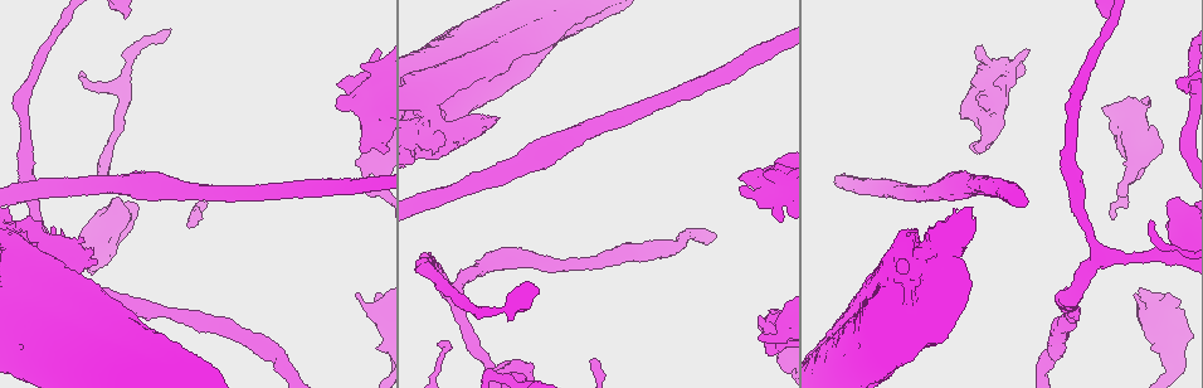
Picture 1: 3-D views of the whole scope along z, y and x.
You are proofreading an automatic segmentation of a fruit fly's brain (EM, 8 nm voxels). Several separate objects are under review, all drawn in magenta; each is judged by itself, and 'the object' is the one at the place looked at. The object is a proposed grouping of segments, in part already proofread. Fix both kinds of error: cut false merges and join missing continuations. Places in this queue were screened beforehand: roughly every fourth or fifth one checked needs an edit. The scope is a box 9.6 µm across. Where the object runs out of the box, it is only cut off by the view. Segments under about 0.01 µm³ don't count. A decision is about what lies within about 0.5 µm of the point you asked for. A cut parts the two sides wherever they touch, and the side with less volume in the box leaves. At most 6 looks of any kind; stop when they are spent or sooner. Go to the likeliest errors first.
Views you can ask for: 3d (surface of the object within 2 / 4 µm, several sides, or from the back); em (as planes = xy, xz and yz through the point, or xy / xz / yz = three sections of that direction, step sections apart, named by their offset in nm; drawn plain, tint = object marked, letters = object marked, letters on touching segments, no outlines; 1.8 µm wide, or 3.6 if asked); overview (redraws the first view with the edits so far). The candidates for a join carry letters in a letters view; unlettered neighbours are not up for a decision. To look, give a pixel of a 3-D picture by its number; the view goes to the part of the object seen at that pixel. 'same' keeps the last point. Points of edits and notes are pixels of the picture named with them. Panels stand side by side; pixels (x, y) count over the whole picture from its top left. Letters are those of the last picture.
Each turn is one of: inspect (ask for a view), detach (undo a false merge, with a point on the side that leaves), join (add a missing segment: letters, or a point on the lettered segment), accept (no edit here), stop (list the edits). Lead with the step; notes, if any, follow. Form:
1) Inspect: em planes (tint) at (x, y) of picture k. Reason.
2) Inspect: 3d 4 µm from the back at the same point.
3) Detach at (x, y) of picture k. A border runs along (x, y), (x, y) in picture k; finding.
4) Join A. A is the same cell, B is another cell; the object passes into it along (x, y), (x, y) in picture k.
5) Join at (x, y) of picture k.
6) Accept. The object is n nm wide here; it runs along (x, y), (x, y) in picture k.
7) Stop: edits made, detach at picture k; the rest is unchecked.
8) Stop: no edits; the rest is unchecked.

Inspect: em yz step 8 (letters) at (1135, 294) of picture 1.

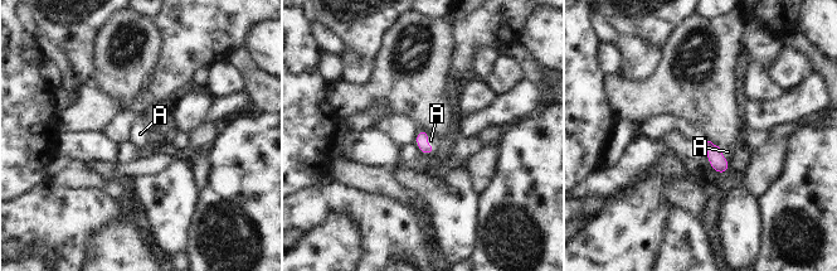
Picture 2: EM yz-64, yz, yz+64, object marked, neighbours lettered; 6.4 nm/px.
Join A. A is the same cell; the object passes into it along (422, 136), (433, 146), (431, 140) in picture 2; it goes on there.

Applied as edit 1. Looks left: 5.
Inspect: overview. See it whole again.

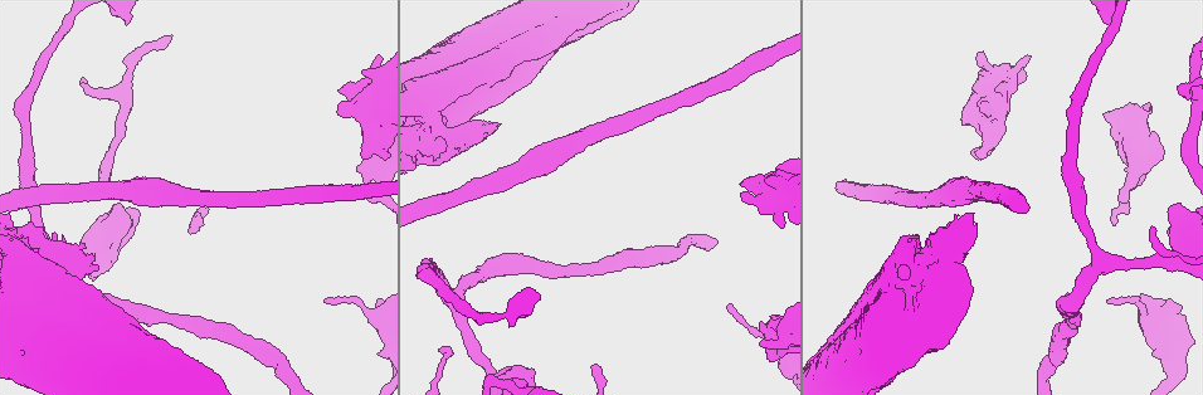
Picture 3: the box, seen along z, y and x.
Inspect: em yz step 8 (letters) at (761, 340) of picture 3. Branch stops here.

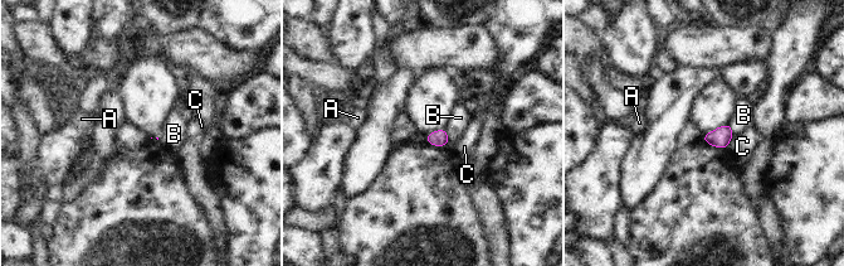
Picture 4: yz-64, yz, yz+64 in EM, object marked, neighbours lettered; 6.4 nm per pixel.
Inspect: em planes (letters) at the same point.

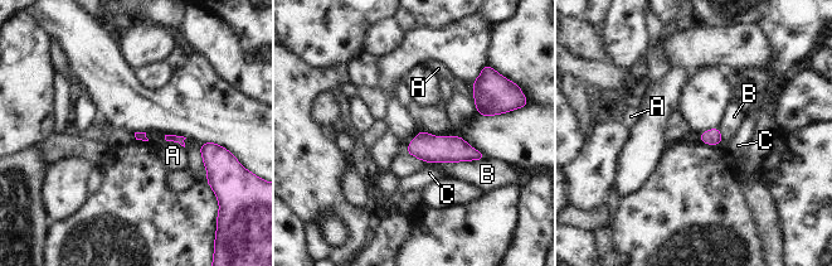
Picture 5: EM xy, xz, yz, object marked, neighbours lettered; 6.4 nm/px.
Accept. A, B and C are other cells; it runs along (410, 148), (457, 149), (481, 156) in picture 5; none of them fits.

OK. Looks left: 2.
Inspect: em xz step 8 (tint) at (1001, 97) of picture 3. Sharp bend.

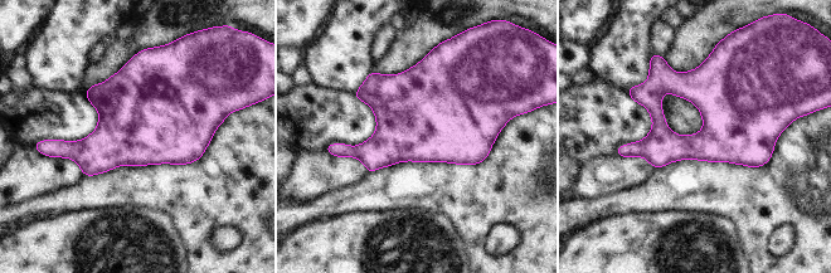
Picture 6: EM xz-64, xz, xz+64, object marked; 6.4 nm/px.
Inspect: em planes (letters) at the same point.

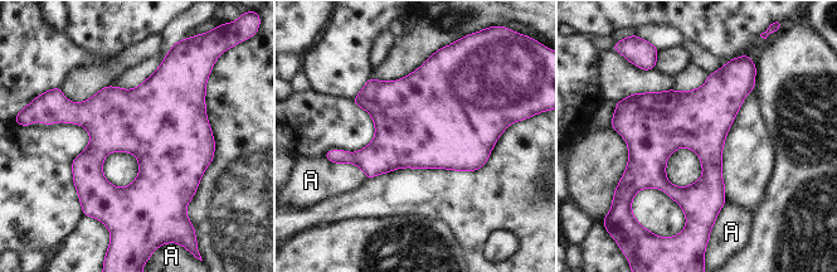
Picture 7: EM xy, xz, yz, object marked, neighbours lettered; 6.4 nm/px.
Accept. The object is 380 nm wide here; the longest contact is with A, 260 nm; A is another cell; one neuron here.

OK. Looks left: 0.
Stop: edits made, join at picture 2; the rest is unchecked.

